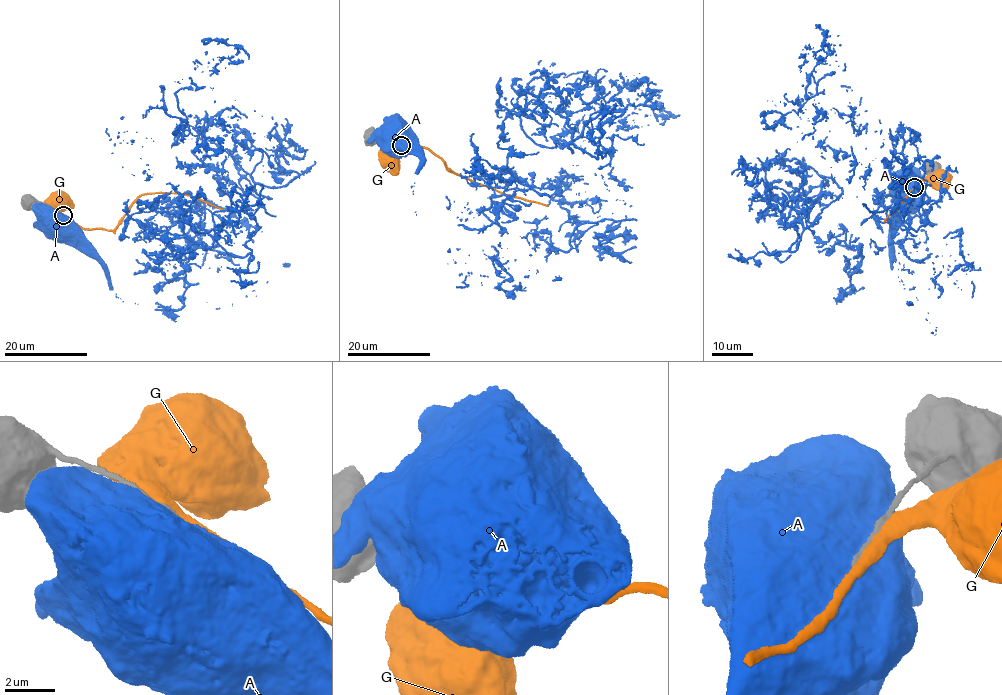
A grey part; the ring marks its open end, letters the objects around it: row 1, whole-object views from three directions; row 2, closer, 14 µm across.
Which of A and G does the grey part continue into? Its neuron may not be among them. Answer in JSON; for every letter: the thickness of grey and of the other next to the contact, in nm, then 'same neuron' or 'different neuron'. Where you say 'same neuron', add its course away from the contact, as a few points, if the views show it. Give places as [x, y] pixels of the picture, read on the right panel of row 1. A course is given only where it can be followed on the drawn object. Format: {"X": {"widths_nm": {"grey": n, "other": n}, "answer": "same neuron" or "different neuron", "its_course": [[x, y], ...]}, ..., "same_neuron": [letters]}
{"A": {"widths_nm": {"grey": 240, "other": 1200}, "answer": "different neuron"}, "G": {"widths_nm": {"grey": 180, "other": 420}, "answer": "different neuron"}, "same_neuron": []}

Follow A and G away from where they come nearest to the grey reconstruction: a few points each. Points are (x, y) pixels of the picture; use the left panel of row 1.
A: (59, 214), (55, 222), (57, 225), (61, 223), (63, 228)
G: (58, 211), (54, 197)

